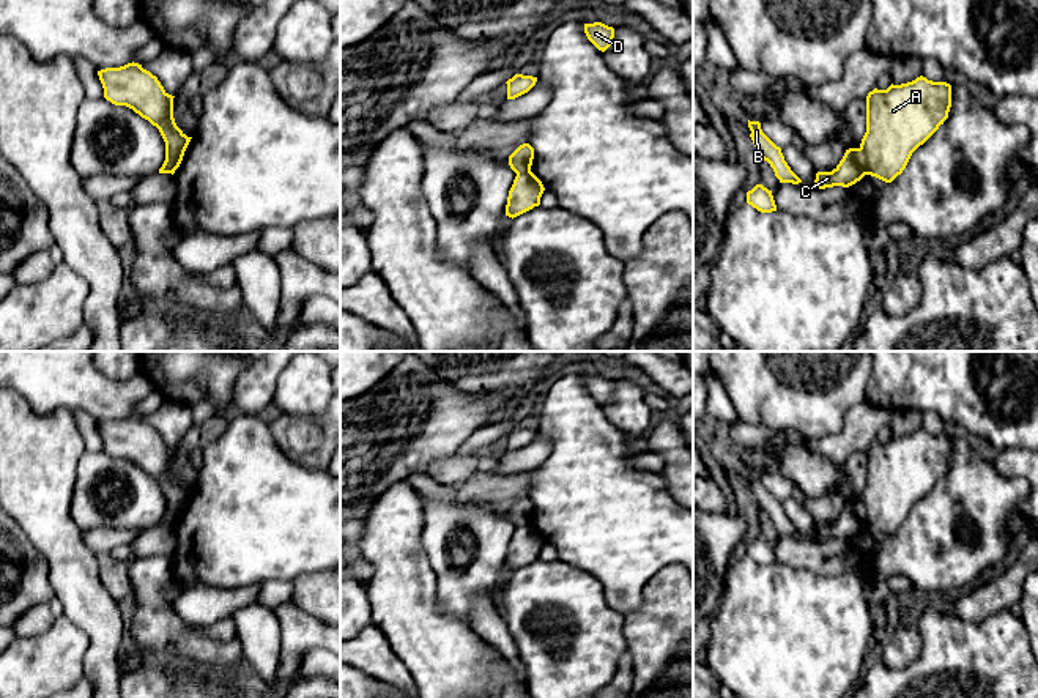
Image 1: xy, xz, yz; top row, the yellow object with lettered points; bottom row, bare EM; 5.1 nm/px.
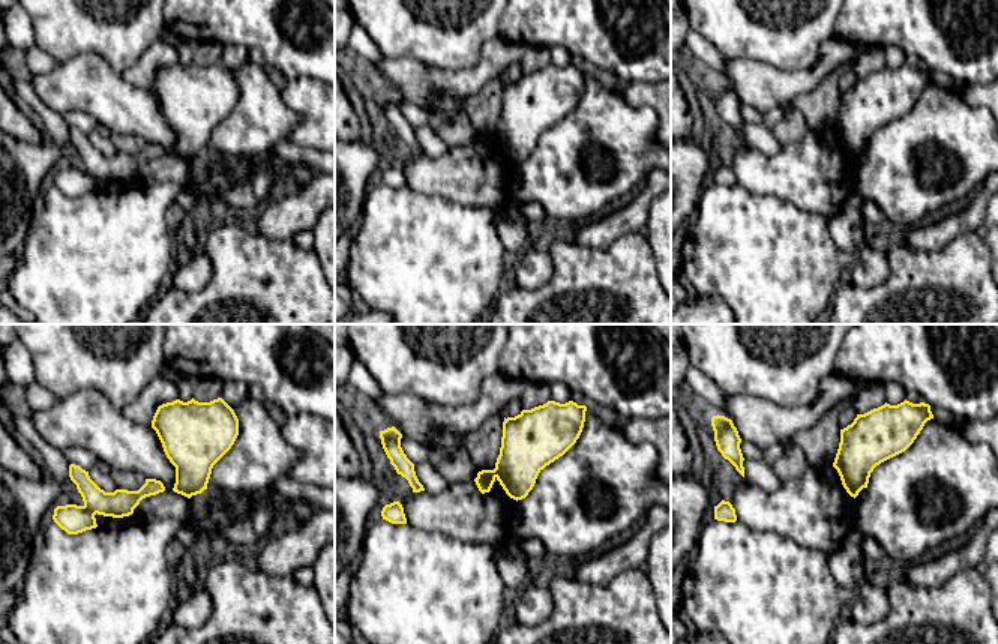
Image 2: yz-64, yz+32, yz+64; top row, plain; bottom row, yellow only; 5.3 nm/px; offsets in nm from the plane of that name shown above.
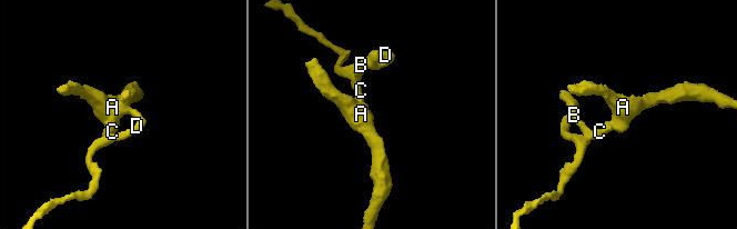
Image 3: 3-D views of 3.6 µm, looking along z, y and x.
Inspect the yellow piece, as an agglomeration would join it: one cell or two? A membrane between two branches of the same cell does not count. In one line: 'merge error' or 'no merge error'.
merge error

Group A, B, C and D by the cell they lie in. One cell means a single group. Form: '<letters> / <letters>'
A / B C D

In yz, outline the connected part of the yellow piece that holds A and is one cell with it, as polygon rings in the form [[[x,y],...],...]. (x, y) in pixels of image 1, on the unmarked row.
[[[920,429],[866,449],[866,485],[860,503],[868,528],[892,536],[906,522],[912,506],[943,474],[951,460],[951,438]]]

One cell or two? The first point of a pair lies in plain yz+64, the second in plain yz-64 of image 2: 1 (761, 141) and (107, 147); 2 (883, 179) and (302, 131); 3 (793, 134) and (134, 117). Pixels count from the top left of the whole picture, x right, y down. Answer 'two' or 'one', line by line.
1: one
2: two
3: two

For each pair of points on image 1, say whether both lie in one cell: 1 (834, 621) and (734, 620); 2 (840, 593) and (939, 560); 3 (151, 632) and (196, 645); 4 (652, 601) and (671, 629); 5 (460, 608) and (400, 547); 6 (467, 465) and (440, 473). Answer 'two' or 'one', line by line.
1: one
2: two
3: one
4: one
5: two
6: one

